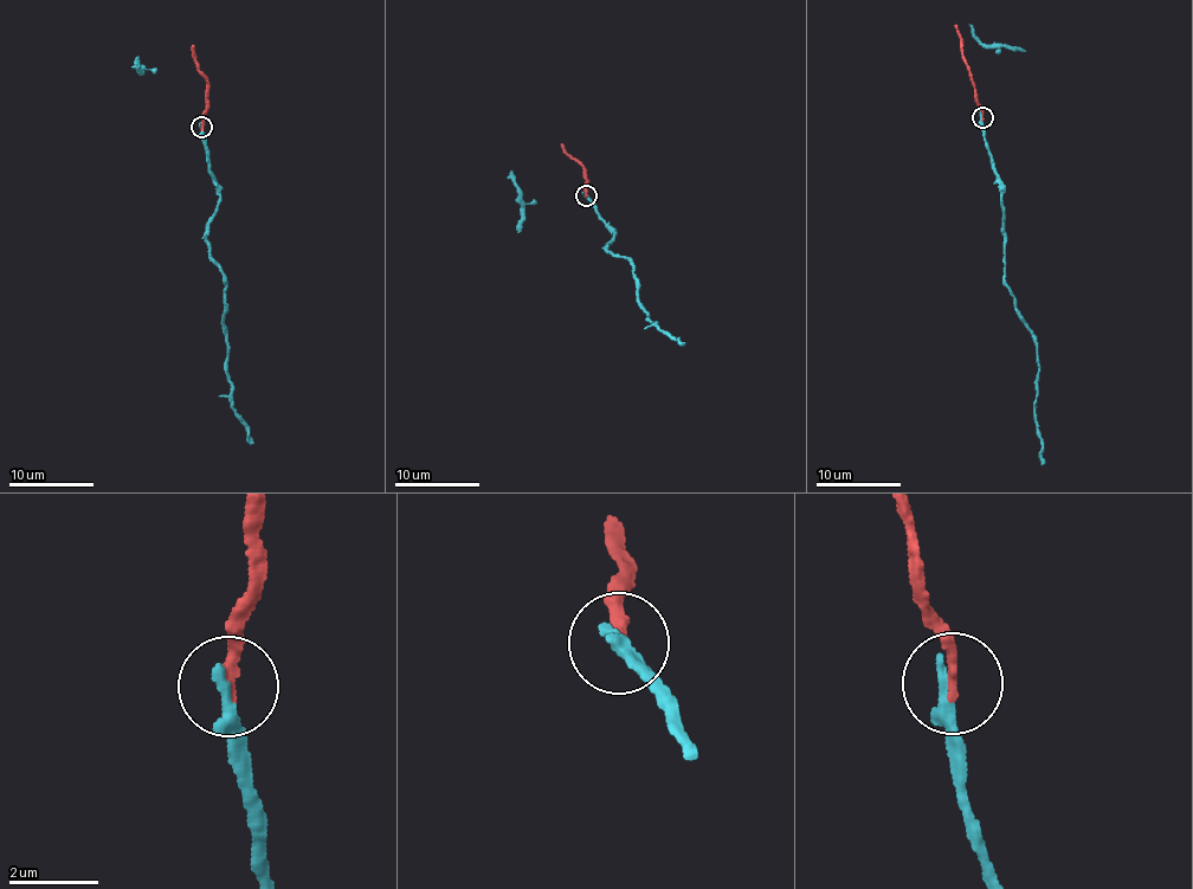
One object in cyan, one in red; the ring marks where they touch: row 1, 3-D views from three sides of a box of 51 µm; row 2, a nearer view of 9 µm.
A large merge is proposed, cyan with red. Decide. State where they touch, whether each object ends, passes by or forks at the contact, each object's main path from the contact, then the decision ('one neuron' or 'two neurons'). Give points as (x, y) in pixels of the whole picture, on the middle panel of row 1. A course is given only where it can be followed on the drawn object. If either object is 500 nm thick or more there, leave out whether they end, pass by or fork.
(586, 195) | cyan ends | red ends | cyan via (585, 194), (614, 230), (610, 253), (627, 258), (633, 266), (639, 302), (646, 317), (682, 343) | red via (585, 195), (587, 185), (582, 166), (561, 143) | one neuron

